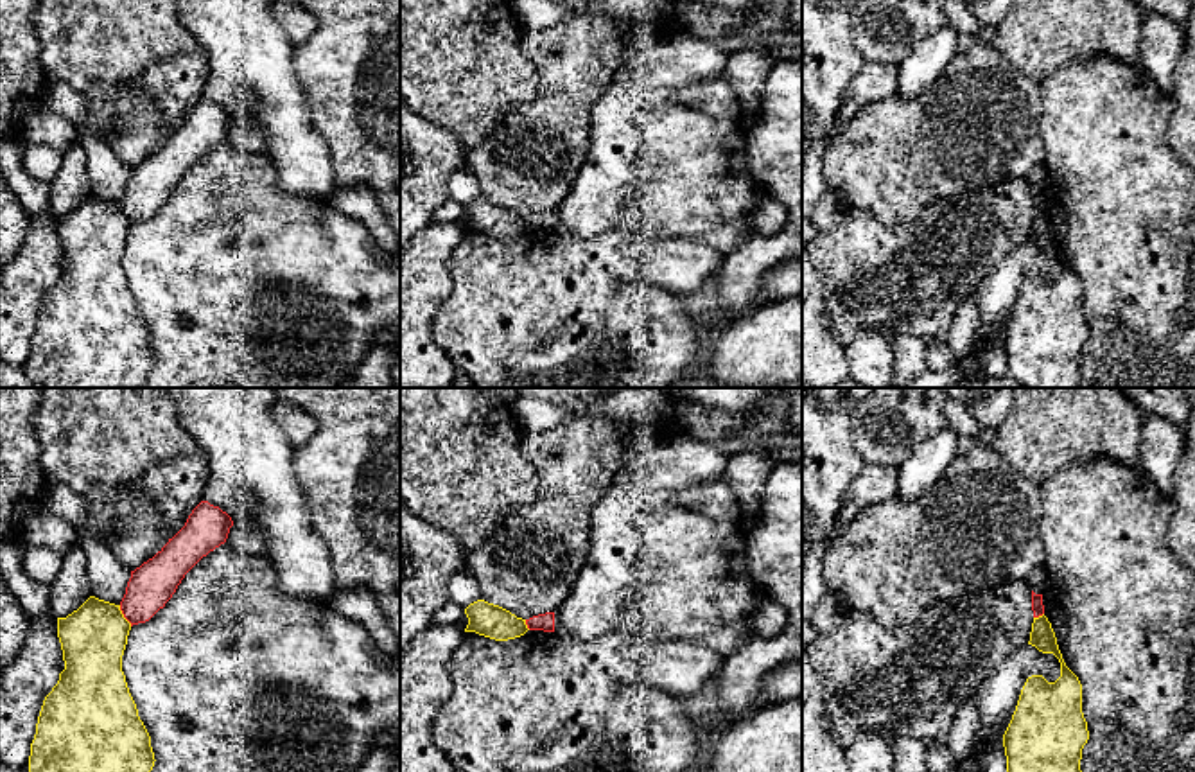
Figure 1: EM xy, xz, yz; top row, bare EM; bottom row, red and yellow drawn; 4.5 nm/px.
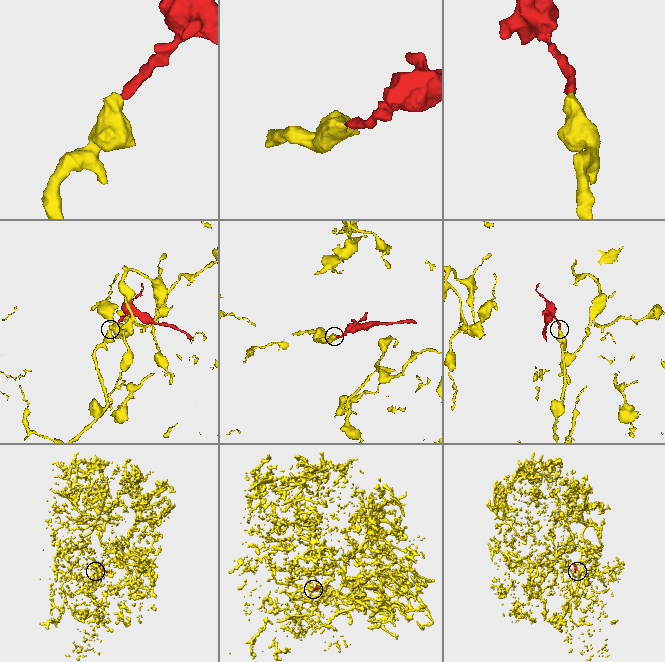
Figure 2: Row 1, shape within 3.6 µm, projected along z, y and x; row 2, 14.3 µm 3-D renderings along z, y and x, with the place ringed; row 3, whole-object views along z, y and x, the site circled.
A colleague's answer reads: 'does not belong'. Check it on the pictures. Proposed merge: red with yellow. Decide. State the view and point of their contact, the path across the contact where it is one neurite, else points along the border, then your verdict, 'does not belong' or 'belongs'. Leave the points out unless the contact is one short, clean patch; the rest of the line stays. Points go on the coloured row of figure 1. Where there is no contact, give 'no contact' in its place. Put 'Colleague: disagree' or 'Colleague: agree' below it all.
contact xy (124, 616); border xy (119, 605), (131, 625); does not belong
Colleague: agree

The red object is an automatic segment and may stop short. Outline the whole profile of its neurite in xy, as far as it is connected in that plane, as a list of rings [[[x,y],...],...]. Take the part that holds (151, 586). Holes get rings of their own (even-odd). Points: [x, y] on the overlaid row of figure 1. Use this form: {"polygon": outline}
{"polygon": [[[201,501],[185,526],[147,562],[131,571],[120,601],[133,625],[149,621],[172,598],[185,575],[210,551],[226,542],[231,517],[219,506]]]}

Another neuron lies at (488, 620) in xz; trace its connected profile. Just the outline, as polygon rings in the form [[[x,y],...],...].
[[[484,600],[470,603],[465,614],[468,618],[465,632],[475,632],[495,641],[515,639],[529,630],[526,619]]]

